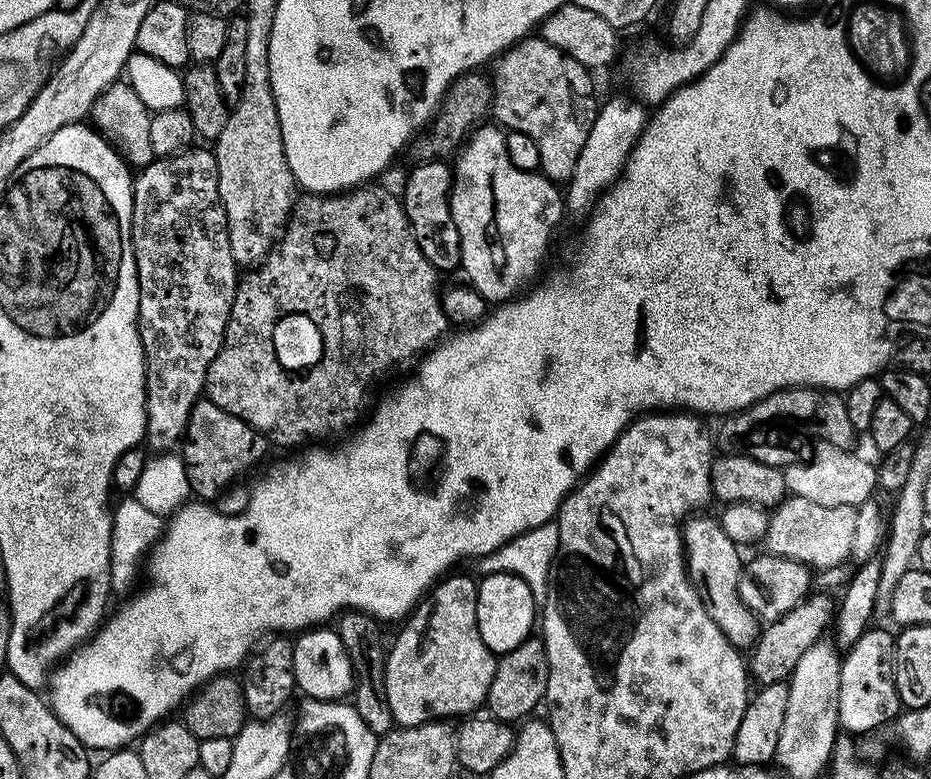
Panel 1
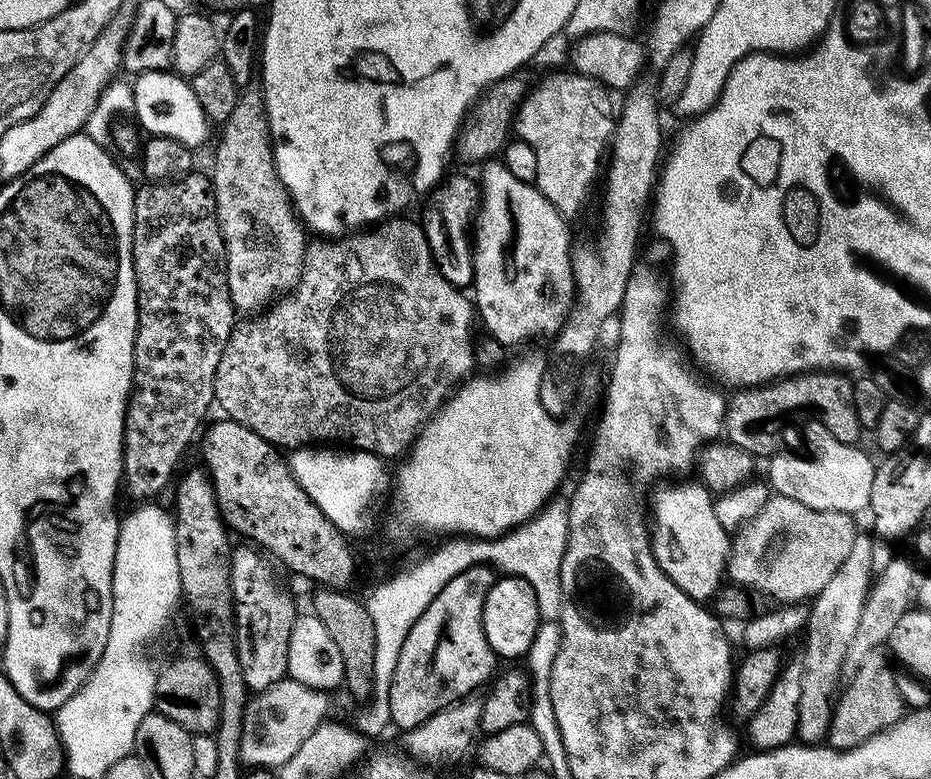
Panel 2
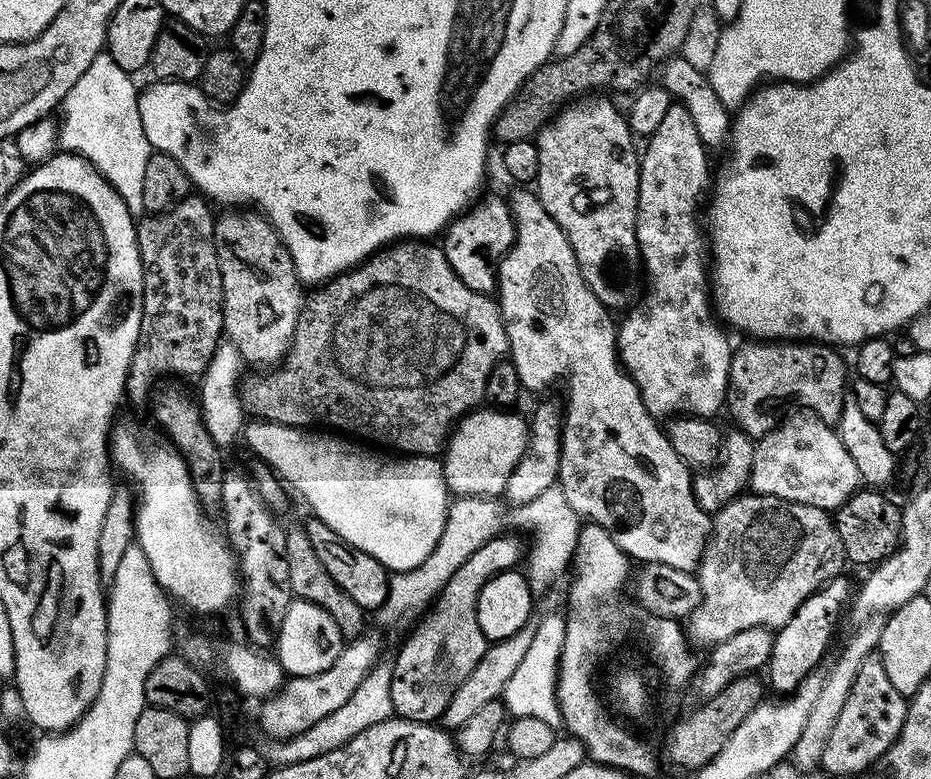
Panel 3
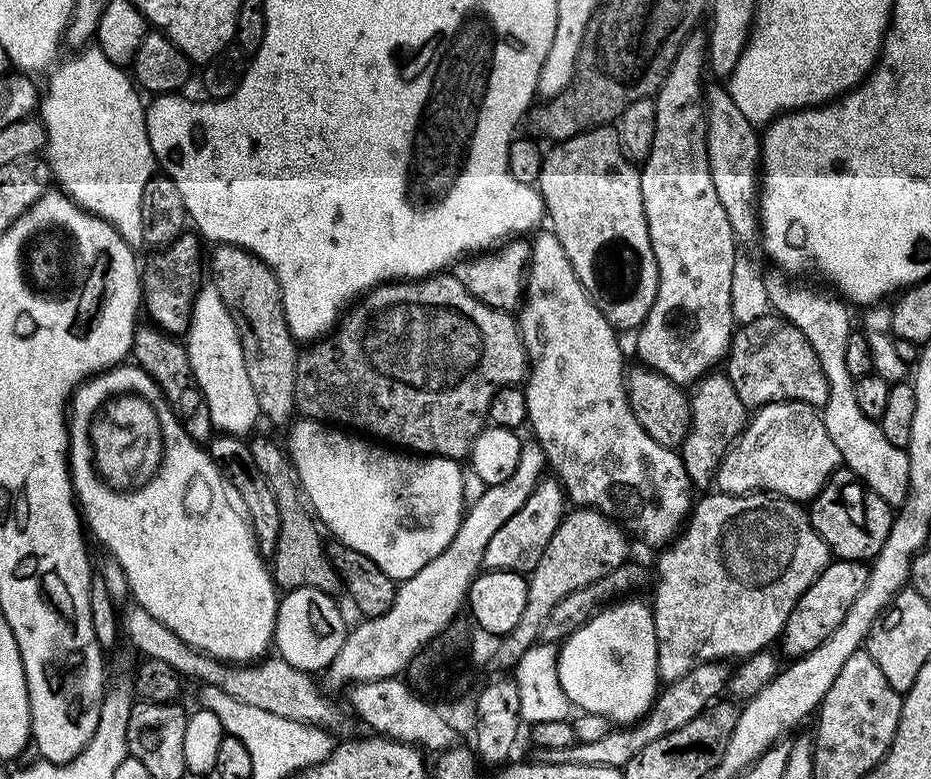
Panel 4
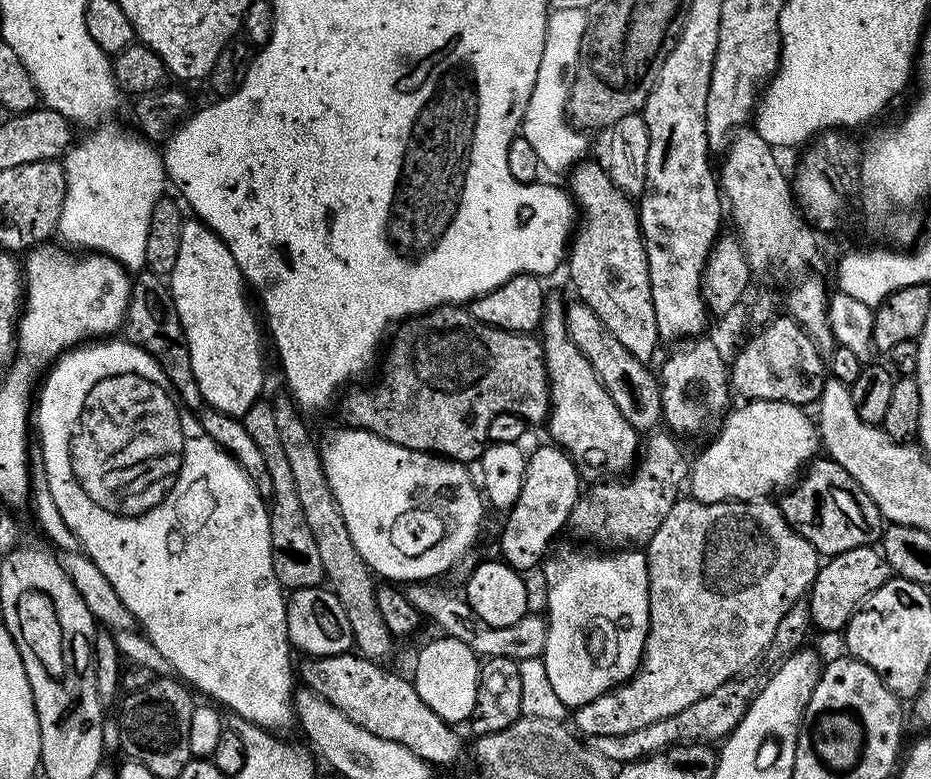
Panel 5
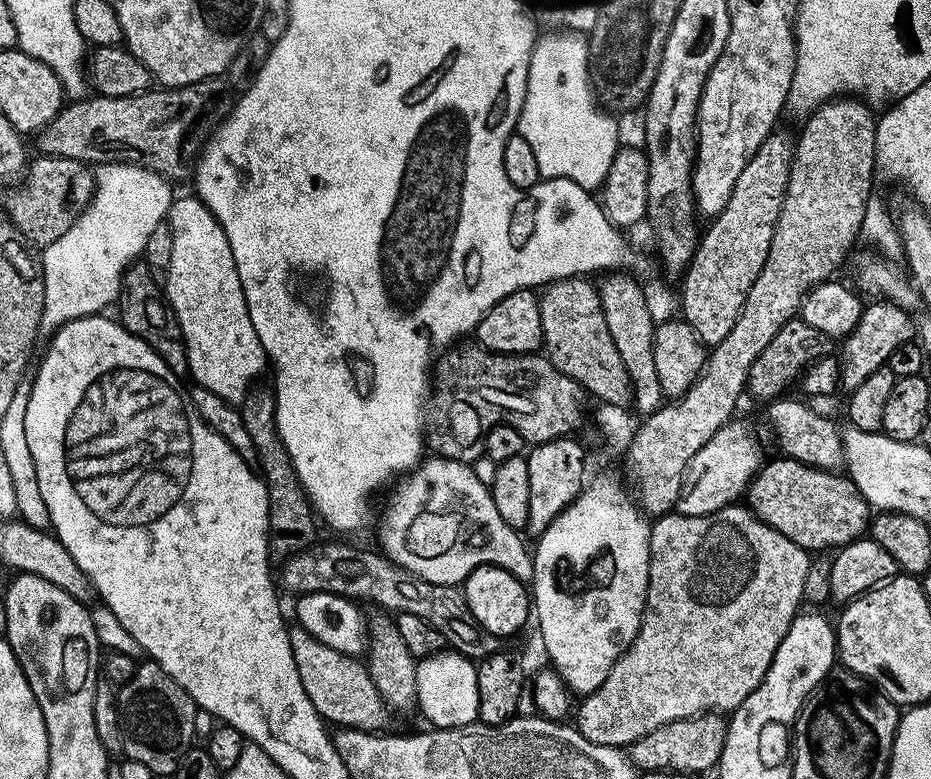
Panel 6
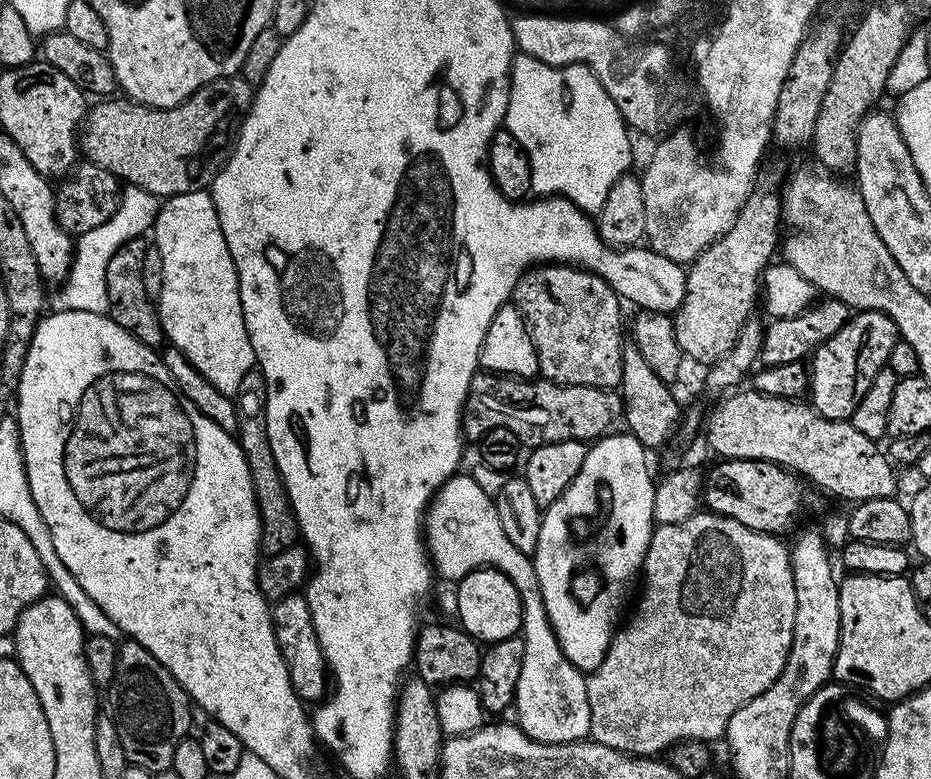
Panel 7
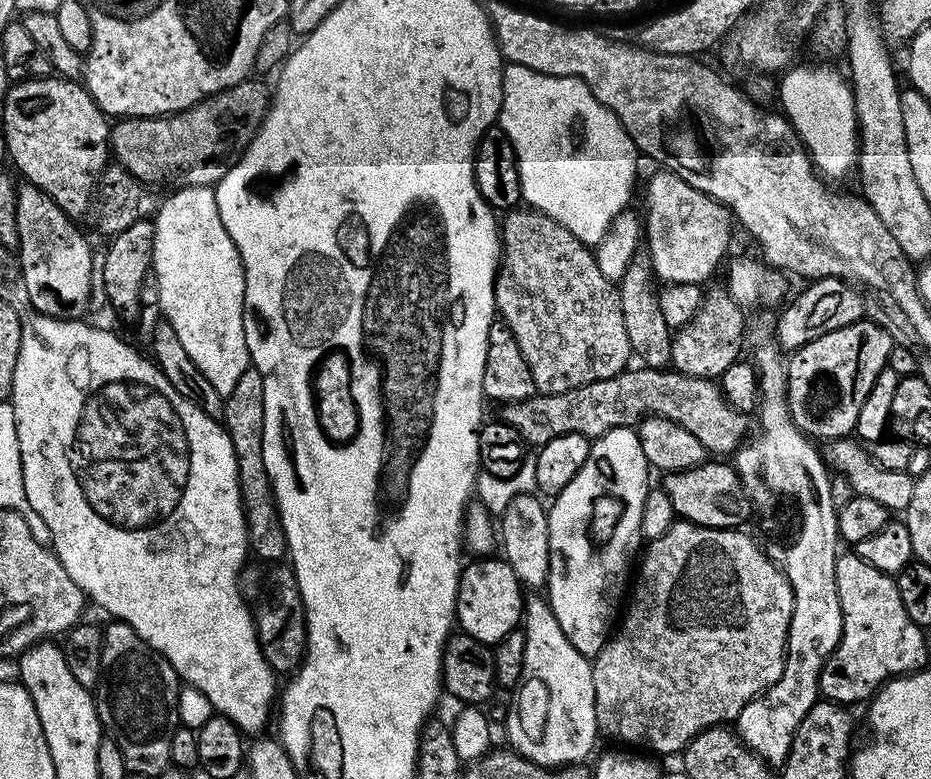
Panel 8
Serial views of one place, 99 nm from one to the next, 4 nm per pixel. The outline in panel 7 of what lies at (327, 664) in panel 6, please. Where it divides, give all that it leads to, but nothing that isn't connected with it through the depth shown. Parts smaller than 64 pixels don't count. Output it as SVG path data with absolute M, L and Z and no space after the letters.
M293 594L283 597L275 601L271 609L274 638L278 642L278 650L282 650L282 658L288 667L294 690L306 704L321 701L330 688L330 673L316 637L307 595Z

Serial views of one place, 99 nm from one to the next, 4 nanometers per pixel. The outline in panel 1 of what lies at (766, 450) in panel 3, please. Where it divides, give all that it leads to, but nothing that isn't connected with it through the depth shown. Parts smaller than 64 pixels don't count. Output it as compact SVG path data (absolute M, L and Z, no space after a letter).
M825 440L814 444L812 460L806 464L797 462L789 465L783 473L785 489L807 501L815 502L822 506L859 507L862 502L873 497L877 491L877 467L866 460L854 455L849 449L834 446Z

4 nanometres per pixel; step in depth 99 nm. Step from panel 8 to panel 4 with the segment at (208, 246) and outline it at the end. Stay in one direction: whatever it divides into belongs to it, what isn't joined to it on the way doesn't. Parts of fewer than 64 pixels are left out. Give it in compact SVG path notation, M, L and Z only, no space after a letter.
M215 286L201 287L196 297L192 323L186 333L186 347L194 378L206 398L206 406L210 406L213 429L230 436L247 437L256 420L261 419L258 397L246 375L246 358L242 354L236 319L226 302L222 302L222 294L218 294Z

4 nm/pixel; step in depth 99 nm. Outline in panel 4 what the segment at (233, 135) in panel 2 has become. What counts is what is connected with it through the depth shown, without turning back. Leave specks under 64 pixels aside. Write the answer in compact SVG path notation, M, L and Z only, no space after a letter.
M218 244L210 252L210 276L214 279L214 286L218 294L222 294L222 302L232 311L232 317L236 319L236 325L240 331L242 342L242 354L246 358L246 375L250 378L250 387L254 395L258 397L260 415L272 424L293 423L297 415L296 410L296 362L298 359L298 342L290 334L288 323L282 310L282 298L280 297L280 283L276 281L276 275L270 270L270 266L263 264L257 256L250 254L237 244Z

